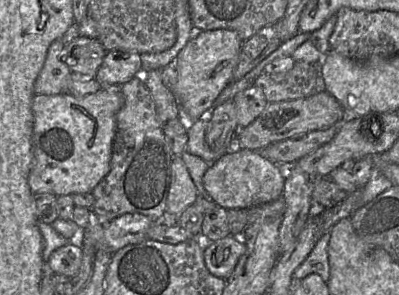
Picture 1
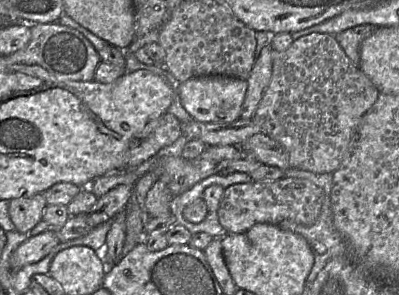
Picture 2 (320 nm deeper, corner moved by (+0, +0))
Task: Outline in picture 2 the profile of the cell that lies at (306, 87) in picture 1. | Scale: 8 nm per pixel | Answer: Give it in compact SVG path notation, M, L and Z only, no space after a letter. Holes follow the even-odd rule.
M311 33L293 41L285 51L272 51L272 76L270 83L265 90L262 100L252 120L260 126L262 133L271 139L279 142L288 152L290 167L316 174L335 172L349 154L349 147L354 138L364 115L369 111L379 97L379 90L366 76L366 74L355 65L346 55L336 38L331 34Z

